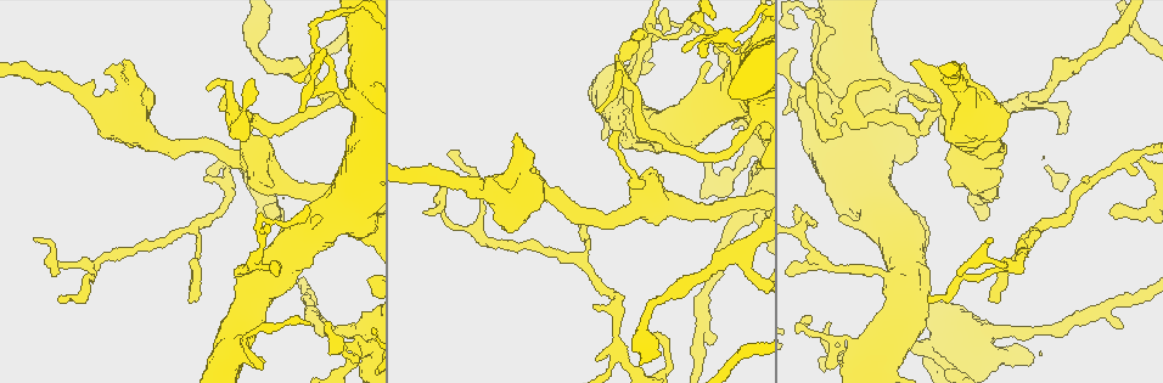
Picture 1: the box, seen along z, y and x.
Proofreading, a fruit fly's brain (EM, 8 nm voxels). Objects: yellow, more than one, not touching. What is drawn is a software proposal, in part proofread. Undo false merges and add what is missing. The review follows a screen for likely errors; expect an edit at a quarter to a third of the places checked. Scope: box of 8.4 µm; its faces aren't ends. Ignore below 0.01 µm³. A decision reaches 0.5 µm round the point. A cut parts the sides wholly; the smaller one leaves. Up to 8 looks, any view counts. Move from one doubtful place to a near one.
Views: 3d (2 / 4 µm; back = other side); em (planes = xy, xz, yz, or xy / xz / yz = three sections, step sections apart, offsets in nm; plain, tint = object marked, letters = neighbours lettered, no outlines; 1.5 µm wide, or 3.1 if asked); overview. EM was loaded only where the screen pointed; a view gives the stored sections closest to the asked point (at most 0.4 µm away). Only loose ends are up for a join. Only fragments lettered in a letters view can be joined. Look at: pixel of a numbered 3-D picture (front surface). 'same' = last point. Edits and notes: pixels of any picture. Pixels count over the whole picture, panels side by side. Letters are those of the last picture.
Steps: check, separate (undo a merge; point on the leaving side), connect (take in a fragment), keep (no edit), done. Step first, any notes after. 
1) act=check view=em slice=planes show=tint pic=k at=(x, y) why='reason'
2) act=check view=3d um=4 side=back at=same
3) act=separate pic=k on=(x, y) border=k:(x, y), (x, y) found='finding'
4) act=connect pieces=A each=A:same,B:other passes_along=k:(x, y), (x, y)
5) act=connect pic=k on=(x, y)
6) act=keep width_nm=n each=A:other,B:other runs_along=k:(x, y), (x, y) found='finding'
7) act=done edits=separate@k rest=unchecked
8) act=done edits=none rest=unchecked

act=check view=em slice=xy step=4 show=letters pic=1 at=(254, 82) why='an open end'

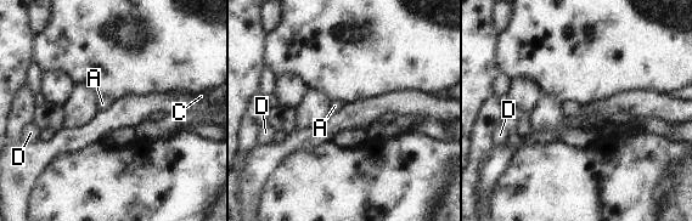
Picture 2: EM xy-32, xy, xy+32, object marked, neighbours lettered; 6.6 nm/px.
act=check view=em slice=planes show=letters at=same

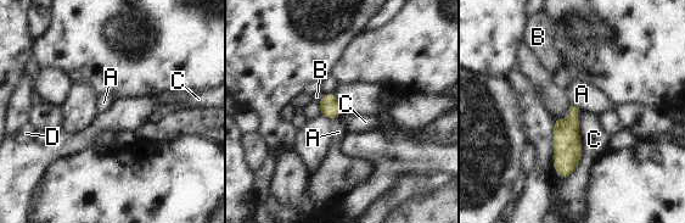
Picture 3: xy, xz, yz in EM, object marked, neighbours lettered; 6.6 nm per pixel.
act=keep width_nm=130 each=A:other,B:other,C:other,D:other border=3:(343, 112), (330, 120) found='none of them fits'

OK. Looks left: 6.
act=check view=em slice=planes show=letters pic=1 at=(840, 217) why='branch stops here'

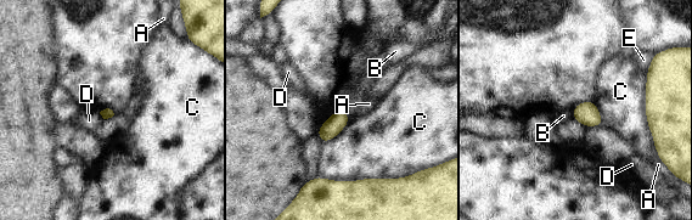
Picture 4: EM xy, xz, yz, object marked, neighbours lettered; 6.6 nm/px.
act=keep each=A:other,B:other,C:other,D:other,E:other border=4:(572, 111), (573, 117) found='none of them fits'

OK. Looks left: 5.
act=check view=3d um=4 pic=1 at=(934, 76) why='calibre changes'

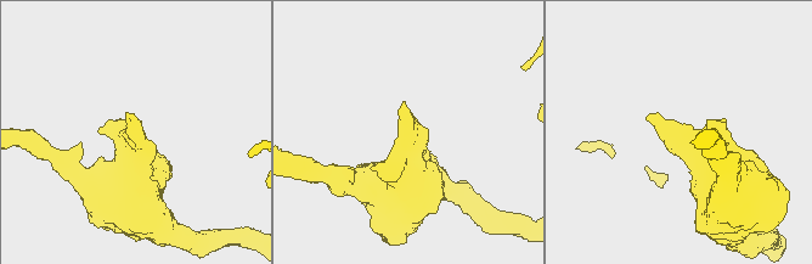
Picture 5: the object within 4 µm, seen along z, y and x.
act=check view=em slice=xz step=4 show=plain pic=5 at=(408, 137)

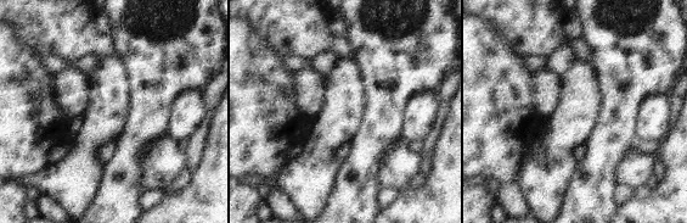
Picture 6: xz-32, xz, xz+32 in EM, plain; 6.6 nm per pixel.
act=check view=em slice=xz step=4 show=letters at=same why='what lies round it'

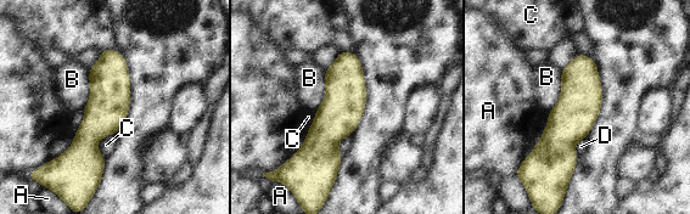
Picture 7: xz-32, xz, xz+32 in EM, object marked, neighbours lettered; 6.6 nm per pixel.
act=keep each=A:other,B:other,C:other,D:other border=7:(561, 69), (561, 93), (548, 113) found='one neuron here'

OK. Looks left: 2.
act=done edits=none rest=unchecked

